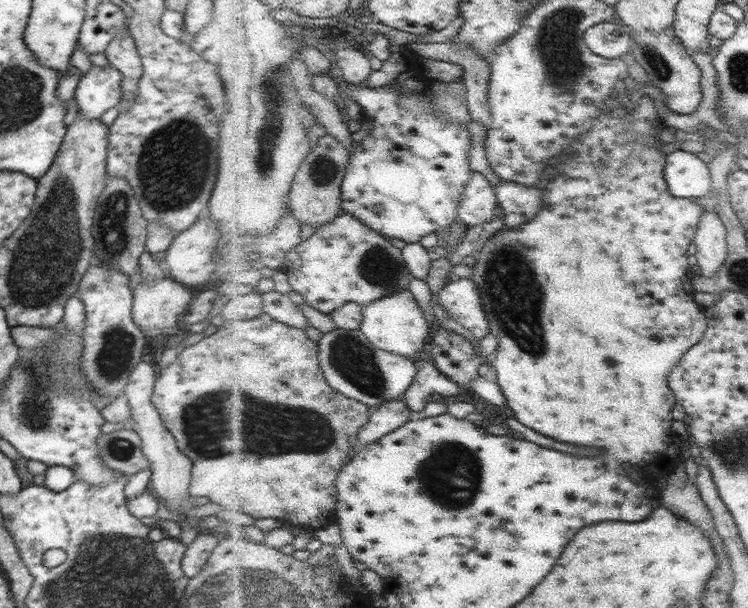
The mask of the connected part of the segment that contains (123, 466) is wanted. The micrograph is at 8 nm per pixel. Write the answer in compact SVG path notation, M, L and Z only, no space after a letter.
M124 428L110 434L100 434L97 448L102 462L126 475L151 468L151 462L142 453L142 440L133 428Z

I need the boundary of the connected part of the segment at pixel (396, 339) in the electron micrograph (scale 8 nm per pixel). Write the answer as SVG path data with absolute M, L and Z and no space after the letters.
M408 289L366 307L365 322L361 330L376 346L413 359L424 350L426 344L431 342L432 330L430 327L432 326L430 326L424 310L419 306L411 289Z

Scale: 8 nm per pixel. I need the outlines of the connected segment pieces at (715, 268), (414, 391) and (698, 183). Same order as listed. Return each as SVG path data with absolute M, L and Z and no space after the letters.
M706 210L694 244L697 246L697 263L702 277L718 274L726 260L727 231L715 210Z
M422 361L418 364L419 373L416 382L408 389L404 398L408 406L414 410L415 417L426 410L426 404L434 392L444 396L460 394L460 384L444 374L435 361Z
M682 149L667 156L665 174L670 191L679 198L704 197L712 188L708 166L698 156Z

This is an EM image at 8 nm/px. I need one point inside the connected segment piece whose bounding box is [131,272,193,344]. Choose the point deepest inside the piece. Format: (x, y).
(160, 306)

